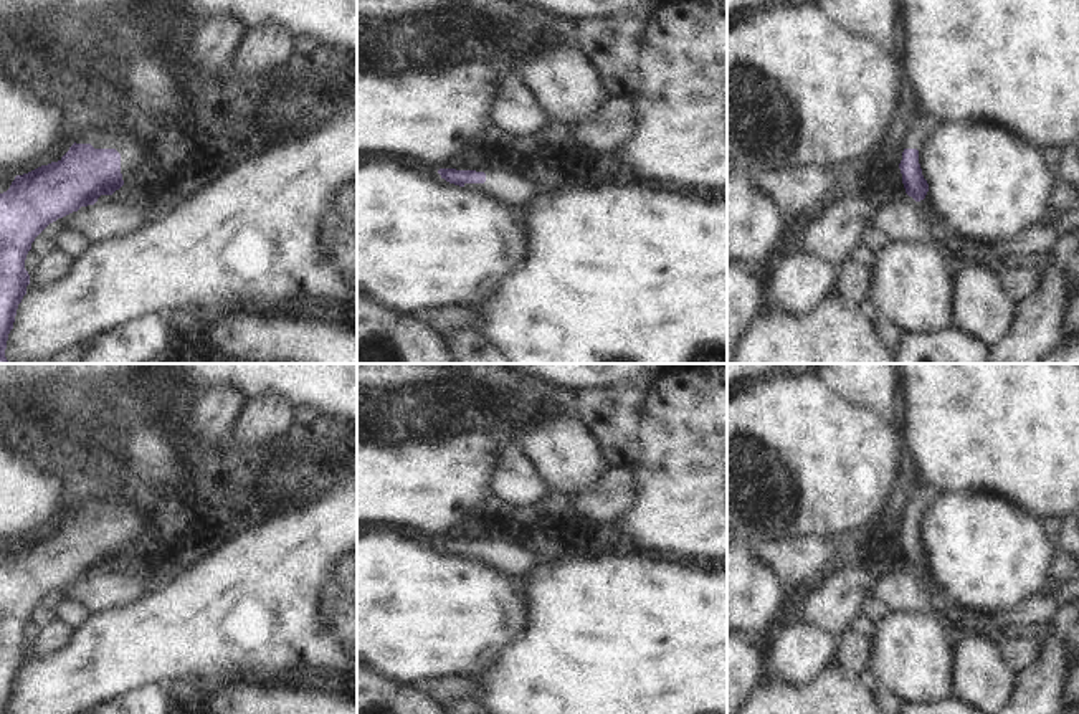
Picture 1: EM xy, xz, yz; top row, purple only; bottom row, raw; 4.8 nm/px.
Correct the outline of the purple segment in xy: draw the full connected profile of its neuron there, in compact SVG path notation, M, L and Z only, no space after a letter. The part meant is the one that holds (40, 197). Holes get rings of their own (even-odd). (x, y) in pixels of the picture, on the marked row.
M109 129L94 134L89 144L74 142L58 162L17 175L10 188L0 193L0 364L8 364L7 340L18 304L30 284L25 259L35 238L50 223L78 212L81 207L94 205L101 195L112 195L126 182L137 183L147 178L152 169L154 164L139 155L127 136Z

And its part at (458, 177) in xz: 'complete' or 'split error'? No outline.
split error

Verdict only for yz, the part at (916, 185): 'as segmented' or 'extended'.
extended

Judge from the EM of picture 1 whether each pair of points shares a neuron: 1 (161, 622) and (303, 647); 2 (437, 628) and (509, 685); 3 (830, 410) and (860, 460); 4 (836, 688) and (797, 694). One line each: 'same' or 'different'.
1: same
2: different
3: same
4: same

